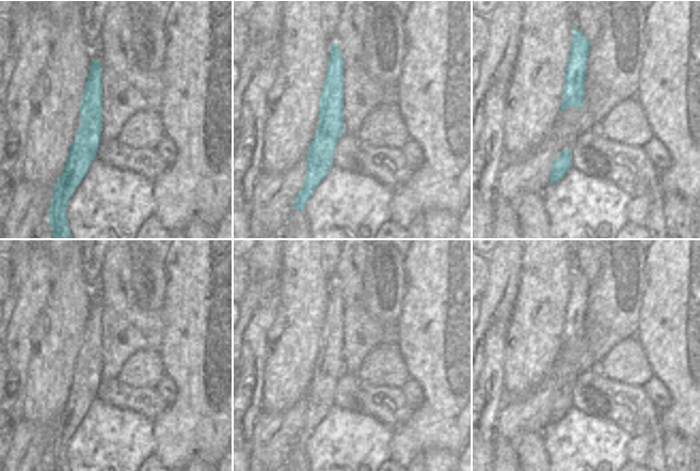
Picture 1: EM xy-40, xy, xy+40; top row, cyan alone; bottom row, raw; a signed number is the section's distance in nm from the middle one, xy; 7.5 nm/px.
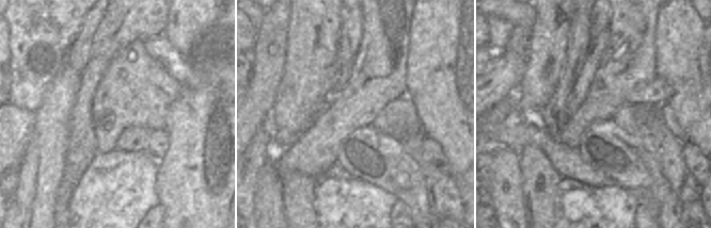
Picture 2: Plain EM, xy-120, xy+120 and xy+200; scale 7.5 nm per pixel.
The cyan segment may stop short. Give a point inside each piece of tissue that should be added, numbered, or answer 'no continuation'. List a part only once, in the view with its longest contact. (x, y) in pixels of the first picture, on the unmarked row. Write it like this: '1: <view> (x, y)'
no continuation

